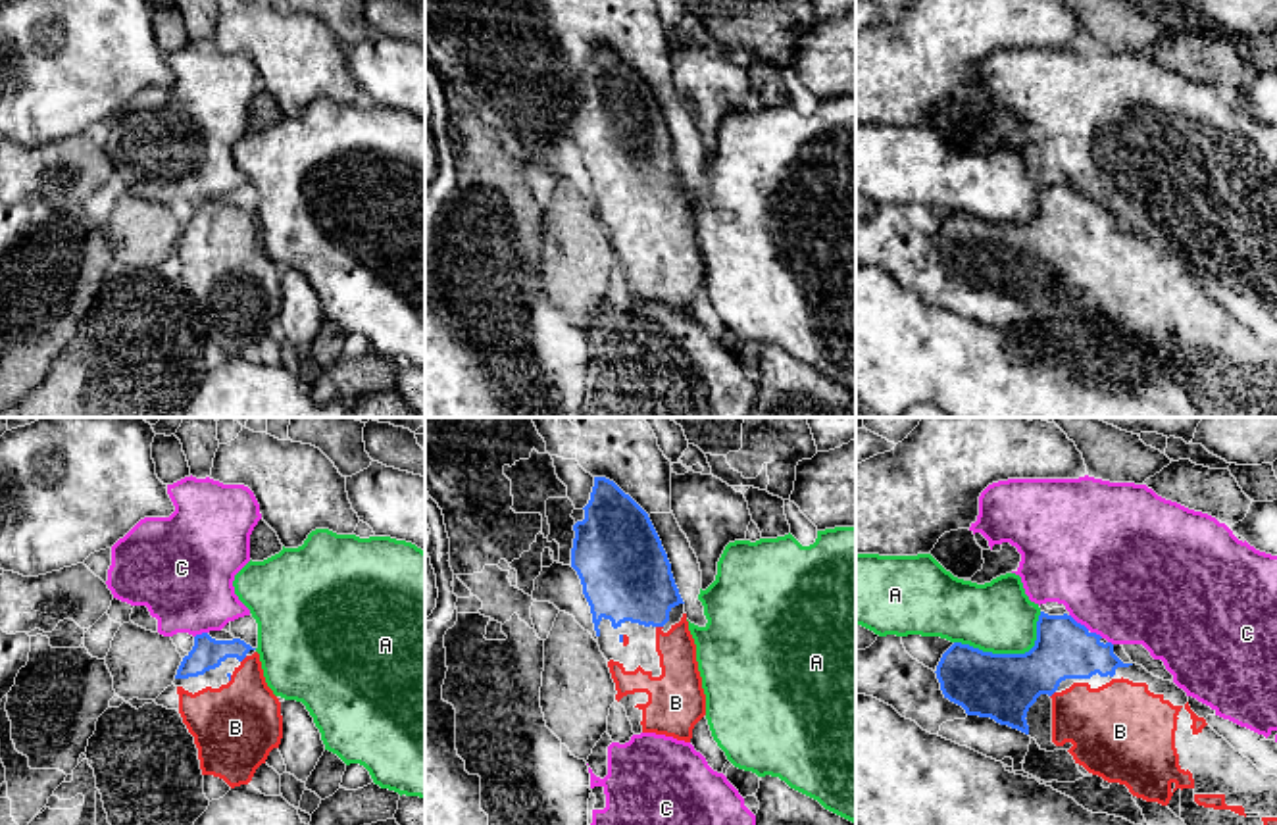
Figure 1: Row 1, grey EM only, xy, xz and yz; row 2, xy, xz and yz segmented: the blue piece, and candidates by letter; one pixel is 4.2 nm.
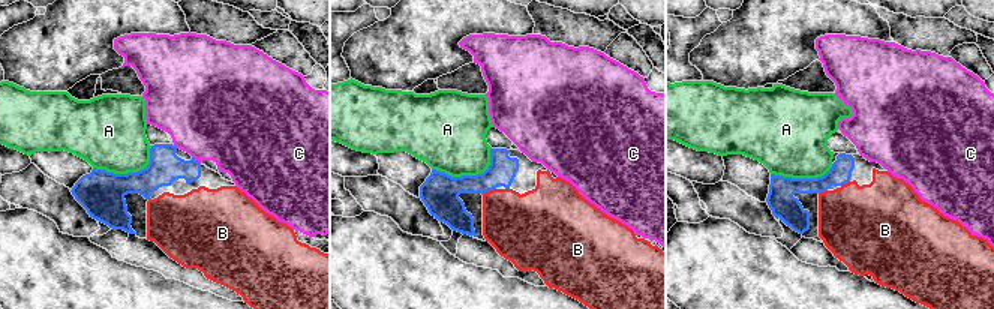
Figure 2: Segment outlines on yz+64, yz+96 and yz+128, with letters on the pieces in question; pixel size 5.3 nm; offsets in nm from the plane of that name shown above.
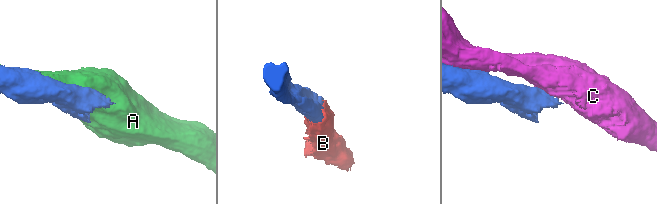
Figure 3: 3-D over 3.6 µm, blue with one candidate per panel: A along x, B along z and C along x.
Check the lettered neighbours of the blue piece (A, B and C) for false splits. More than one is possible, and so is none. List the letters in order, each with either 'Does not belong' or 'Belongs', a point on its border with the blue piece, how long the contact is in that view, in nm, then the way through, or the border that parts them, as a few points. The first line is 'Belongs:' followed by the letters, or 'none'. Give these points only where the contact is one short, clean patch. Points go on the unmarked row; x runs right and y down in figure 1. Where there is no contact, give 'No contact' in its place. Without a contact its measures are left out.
Belongs: B
A: Does not belong. Touches blue at yz (1010, 224). Shared border 400 nm
B: Belongs. Touches blue at xz (660, 195). Shared border 30 nm
C: Does not belong. Touches blue at yz (1085, 197). Shared border 170 nm

